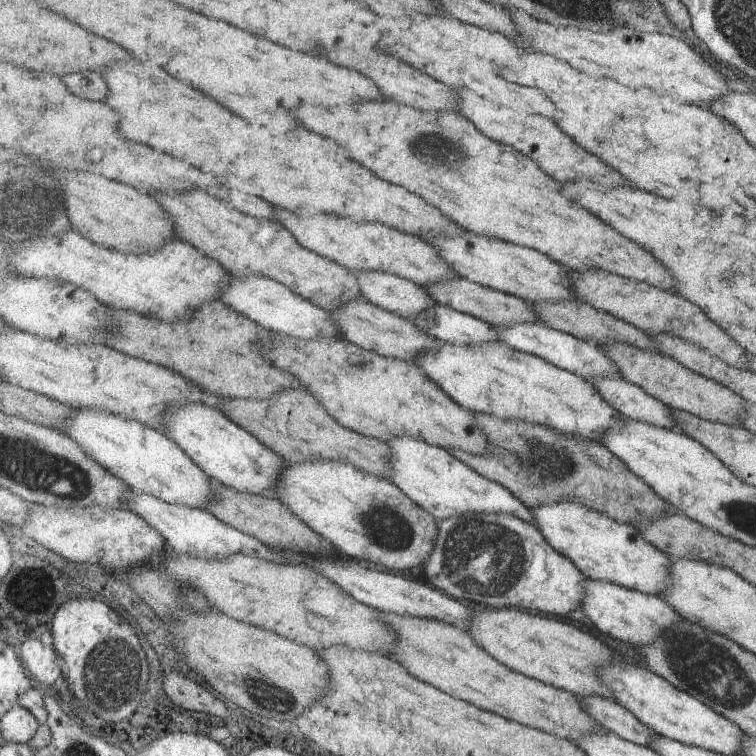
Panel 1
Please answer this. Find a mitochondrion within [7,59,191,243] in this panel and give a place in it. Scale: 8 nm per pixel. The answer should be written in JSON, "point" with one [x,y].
{"point":[38,207]}

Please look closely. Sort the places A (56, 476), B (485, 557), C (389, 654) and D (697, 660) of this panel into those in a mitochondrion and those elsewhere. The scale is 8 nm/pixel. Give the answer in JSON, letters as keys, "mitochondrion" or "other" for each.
{"A":"mitochondrion","B":"mitochondrion","C":"other","D":"mitochondrion"}

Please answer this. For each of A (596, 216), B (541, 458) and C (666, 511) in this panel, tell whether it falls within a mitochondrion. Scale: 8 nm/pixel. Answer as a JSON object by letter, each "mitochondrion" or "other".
{"A":"other","B":"mitochondrion","C":"other"}

